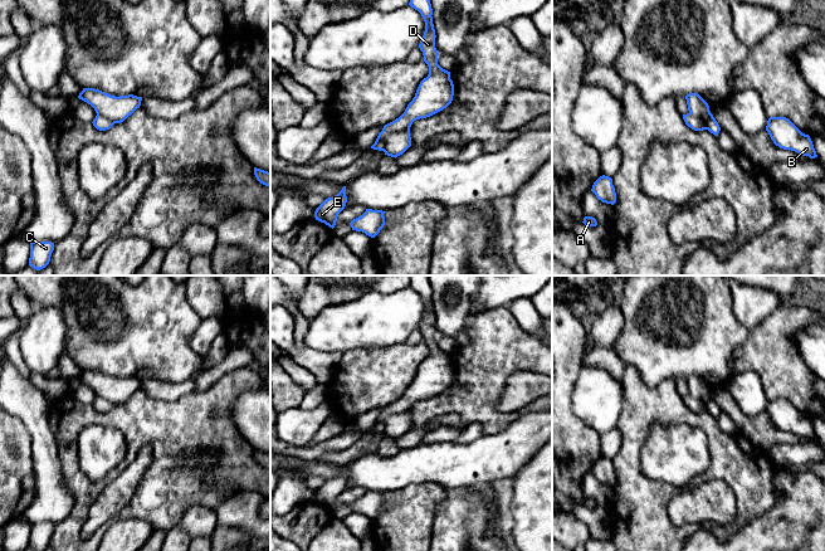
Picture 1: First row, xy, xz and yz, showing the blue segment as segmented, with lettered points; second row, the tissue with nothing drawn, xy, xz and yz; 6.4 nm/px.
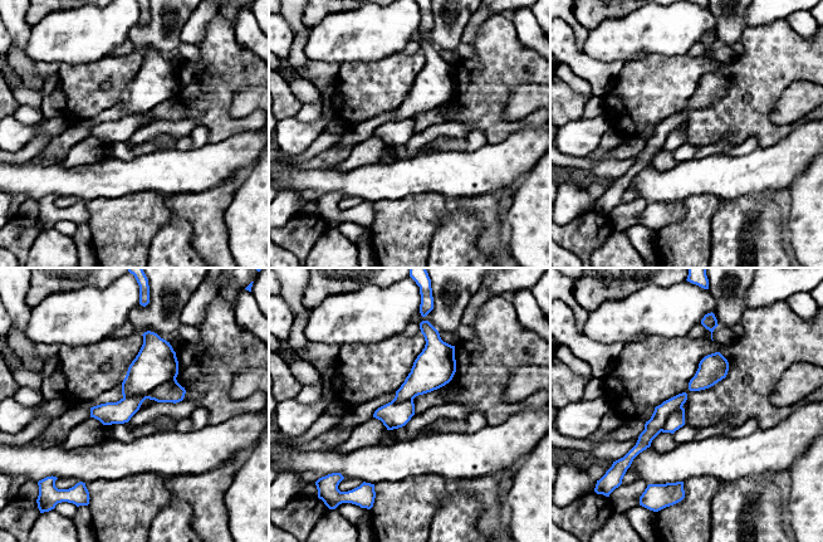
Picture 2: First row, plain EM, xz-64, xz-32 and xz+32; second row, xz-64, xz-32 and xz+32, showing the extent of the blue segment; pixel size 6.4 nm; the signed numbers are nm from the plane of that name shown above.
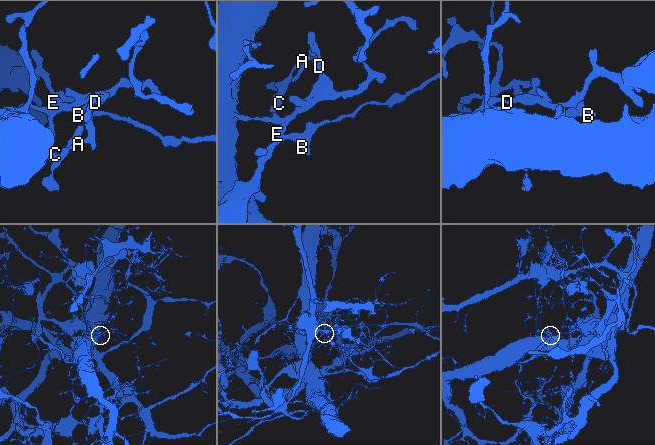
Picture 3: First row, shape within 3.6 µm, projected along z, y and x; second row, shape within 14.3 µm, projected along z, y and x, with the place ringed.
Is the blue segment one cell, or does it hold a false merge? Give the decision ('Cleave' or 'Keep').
Cleave

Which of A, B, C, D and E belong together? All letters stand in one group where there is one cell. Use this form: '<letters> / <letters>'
A C / B D E

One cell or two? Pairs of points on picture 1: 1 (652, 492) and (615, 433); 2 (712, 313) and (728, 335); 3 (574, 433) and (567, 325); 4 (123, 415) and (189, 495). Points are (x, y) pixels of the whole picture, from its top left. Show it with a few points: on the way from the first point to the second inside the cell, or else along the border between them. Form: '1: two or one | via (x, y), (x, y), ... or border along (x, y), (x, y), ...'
1: two | border along (618, 425), (620, 448), (611, 459)
2: one | via (712, 318), (723, 330)
3: one | via (565, 406), (565, 351)
4: one | via (145, 430), (185, 473)

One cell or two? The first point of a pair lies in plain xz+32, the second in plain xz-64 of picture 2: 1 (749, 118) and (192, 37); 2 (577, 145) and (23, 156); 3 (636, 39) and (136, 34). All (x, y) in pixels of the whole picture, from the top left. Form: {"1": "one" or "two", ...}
{"1": "two", "2": "two", "3": "two"}

